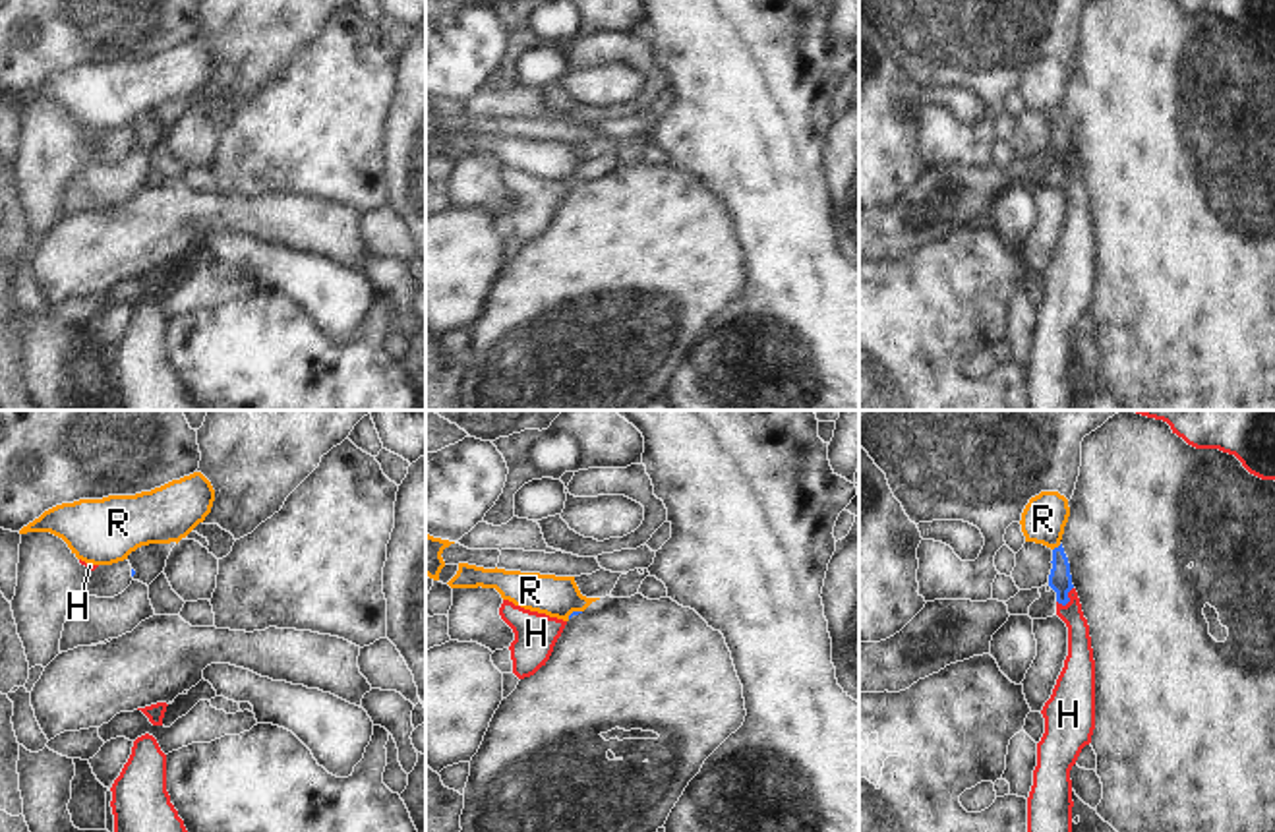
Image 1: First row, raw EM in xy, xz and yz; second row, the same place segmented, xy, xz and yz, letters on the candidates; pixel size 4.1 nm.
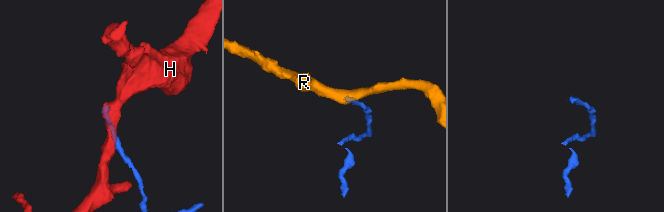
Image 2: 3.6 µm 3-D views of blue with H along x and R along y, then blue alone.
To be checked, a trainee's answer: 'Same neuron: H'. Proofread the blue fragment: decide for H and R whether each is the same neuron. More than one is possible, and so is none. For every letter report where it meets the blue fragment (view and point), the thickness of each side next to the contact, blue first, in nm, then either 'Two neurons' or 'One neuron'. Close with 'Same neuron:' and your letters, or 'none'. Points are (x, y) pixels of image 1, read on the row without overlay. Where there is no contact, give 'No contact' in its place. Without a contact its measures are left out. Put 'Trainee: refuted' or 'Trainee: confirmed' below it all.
H: Touches blue at yz (1068, 165). Thickness 100 nm (blue) against 110 nm. Two neurons
R: Touches blue at yz (1059, 113). Thickness 100 nm (blue) against 190 nm. Two neurons
Same neuron: none.
Trainee: refuted

